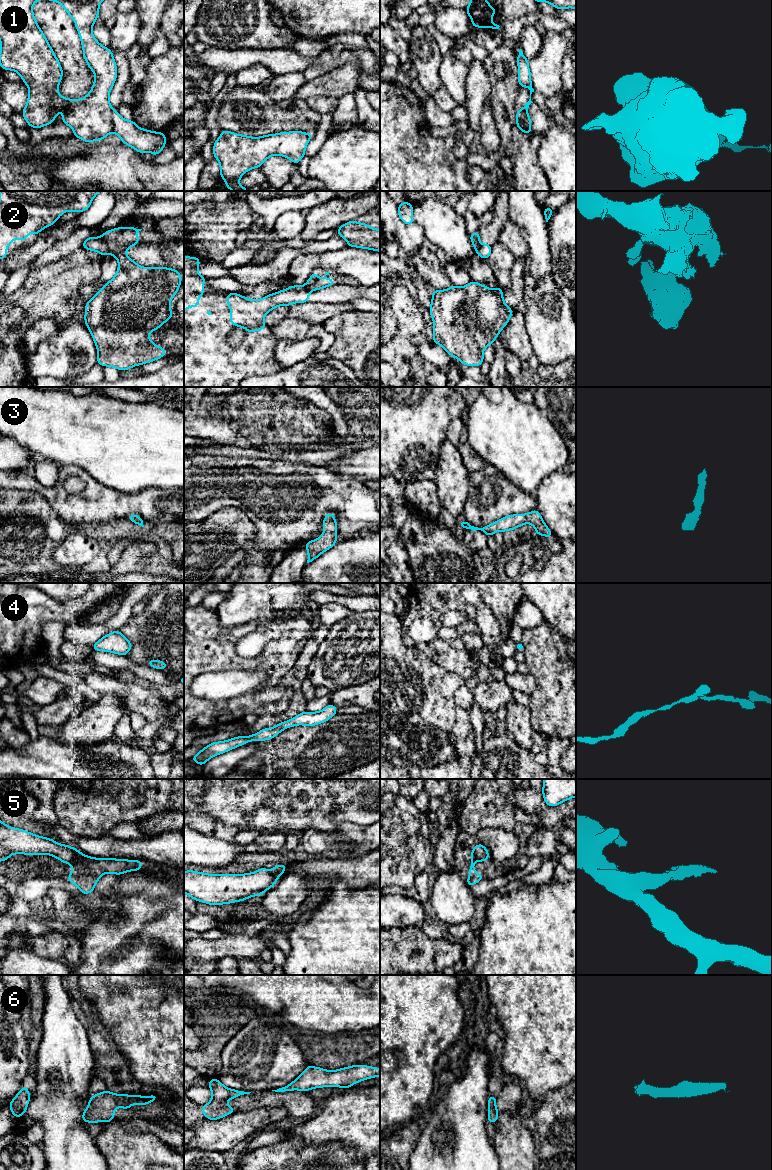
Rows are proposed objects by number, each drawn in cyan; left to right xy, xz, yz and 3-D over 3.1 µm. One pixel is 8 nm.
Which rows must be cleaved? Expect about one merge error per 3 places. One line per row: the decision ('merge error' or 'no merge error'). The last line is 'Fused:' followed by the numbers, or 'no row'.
1: merge error
2: merge error
3: no merge error
4: no merge error
5: merge error
6: no merge error
Fused: 1, 2, 5

